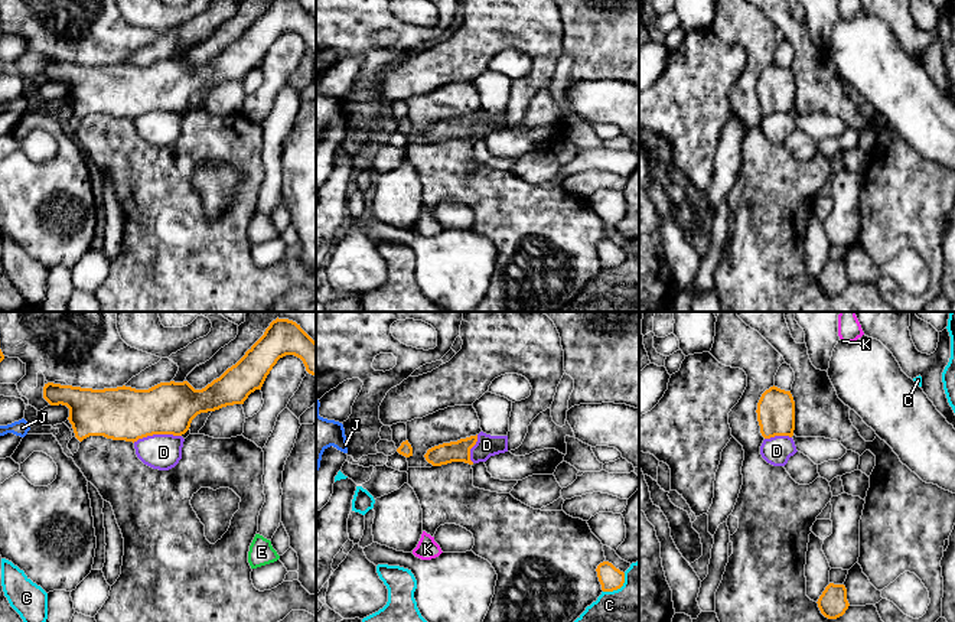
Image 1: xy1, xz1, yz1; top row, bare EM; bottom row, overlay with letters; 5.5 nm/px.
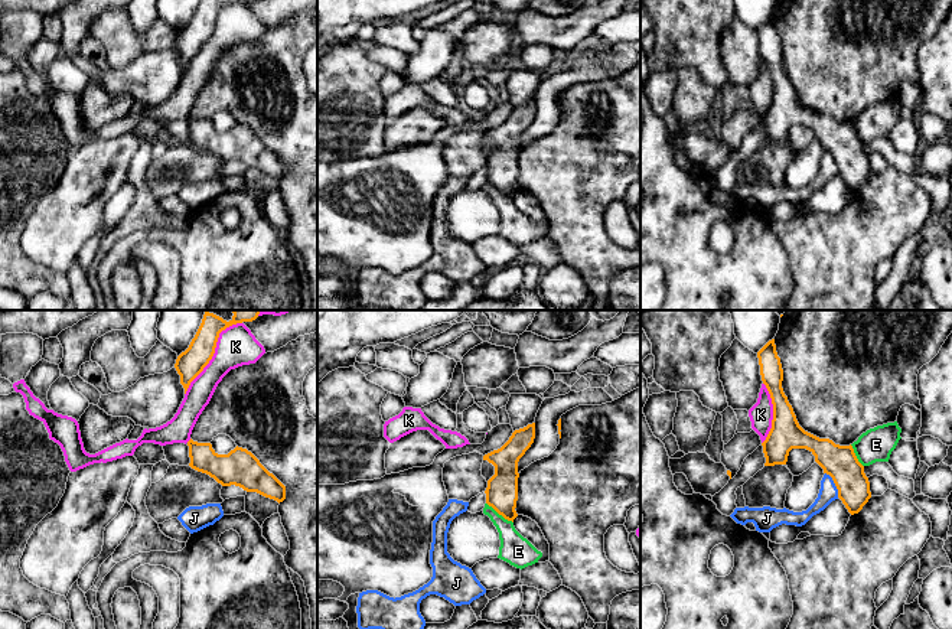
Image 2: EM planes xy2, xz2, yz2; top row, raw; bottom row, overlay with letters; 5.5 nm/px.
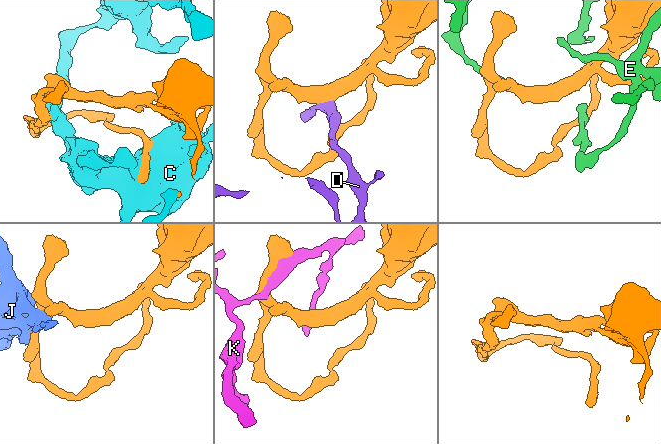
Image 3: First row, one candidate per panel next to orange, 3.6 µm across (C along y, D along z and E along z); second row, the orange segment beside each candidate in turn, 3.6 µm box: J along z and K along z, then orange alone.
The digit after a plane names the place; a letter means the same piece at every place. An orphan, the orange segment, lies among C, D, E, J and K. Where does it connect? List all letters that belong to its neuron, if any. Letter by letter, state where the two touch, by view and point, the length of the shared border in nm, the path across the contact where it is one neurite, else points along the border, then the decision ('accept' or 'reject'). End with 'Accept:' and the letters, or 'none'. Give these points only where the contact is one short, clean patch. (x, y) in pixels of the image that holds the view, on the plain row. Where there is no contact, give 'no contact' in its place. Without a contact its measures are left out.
C: meets orange in xz1 at (618, 264); contact 170 nm long; reject
D: meets orange in xy1 at (156, 110); contact 280 nm long; border along xy1 (181, 111), (147, 111), (133, 119); reject
E: meets orange in xz2 at (499, 191); contact 190 nm long; reject
J: meets orange in yz2 at (835, 162); contact 160 nm long; border along yz2 (825, 149), (831, 155), (838, 173); reject
K: meets orange in xy2 at (212, 32); contact 500 nm long; reject
Accept: none

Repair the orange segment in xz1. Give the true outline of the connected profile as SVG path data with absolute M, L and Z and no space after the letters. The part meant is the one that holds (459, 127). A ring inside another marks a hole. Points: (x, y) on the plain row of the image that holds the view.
M478 111L457 118L443 120L427 127L426 137L433 143L441 143L452 139L465 139L473 141L470 137L470 126L476 121Z

